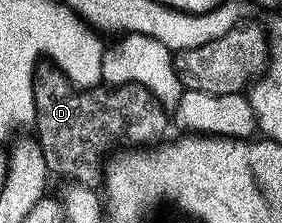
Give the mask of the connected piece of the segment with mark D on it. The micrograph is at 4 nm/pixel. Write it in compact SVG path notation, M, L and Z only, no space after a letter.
M49 62L39 63L34 70L36 138L44 150L47 169L68 176L69 181L97 189L103 183L109 148L113 144L120 143L126 136L127 145L153 145L167 135L166 127L170 128L171 124L165 106L139 84L76 88Z

